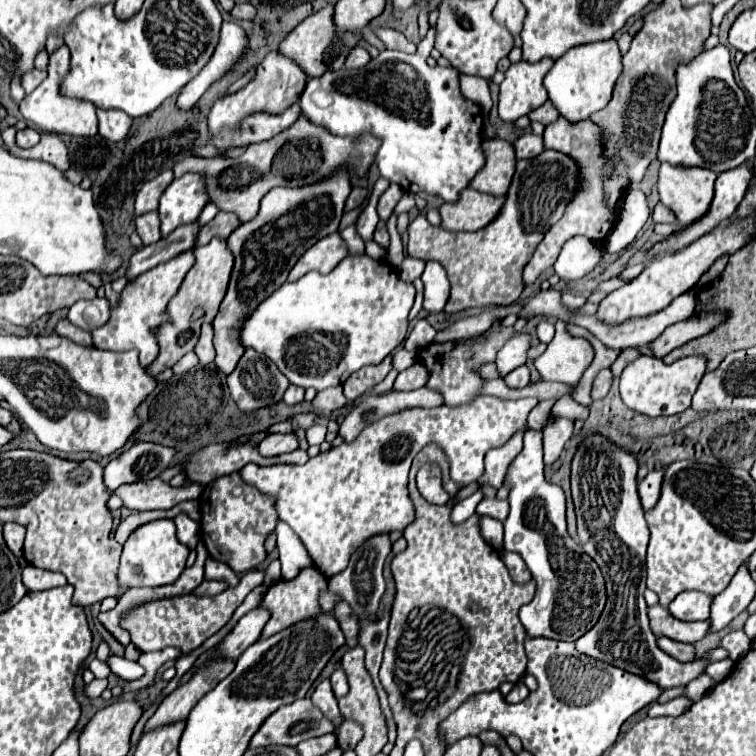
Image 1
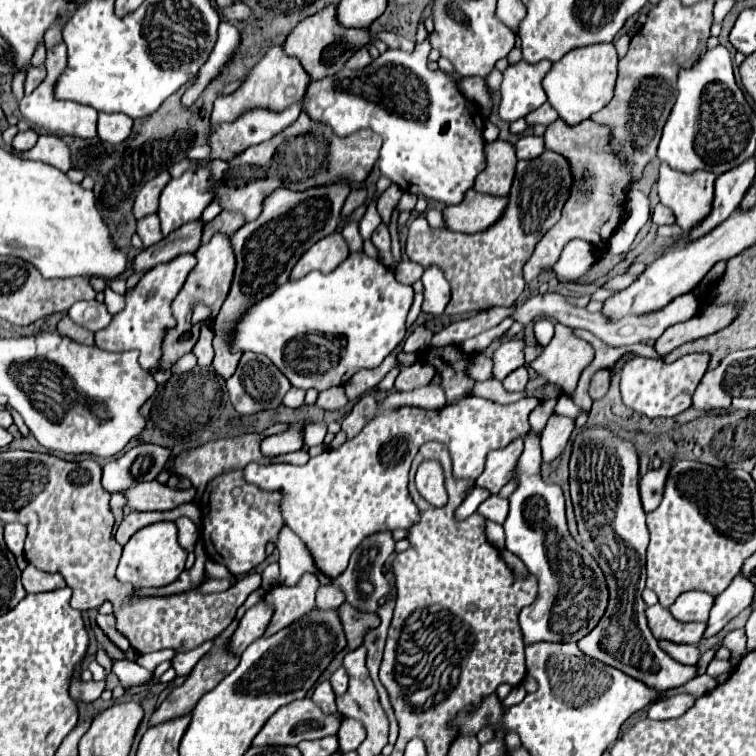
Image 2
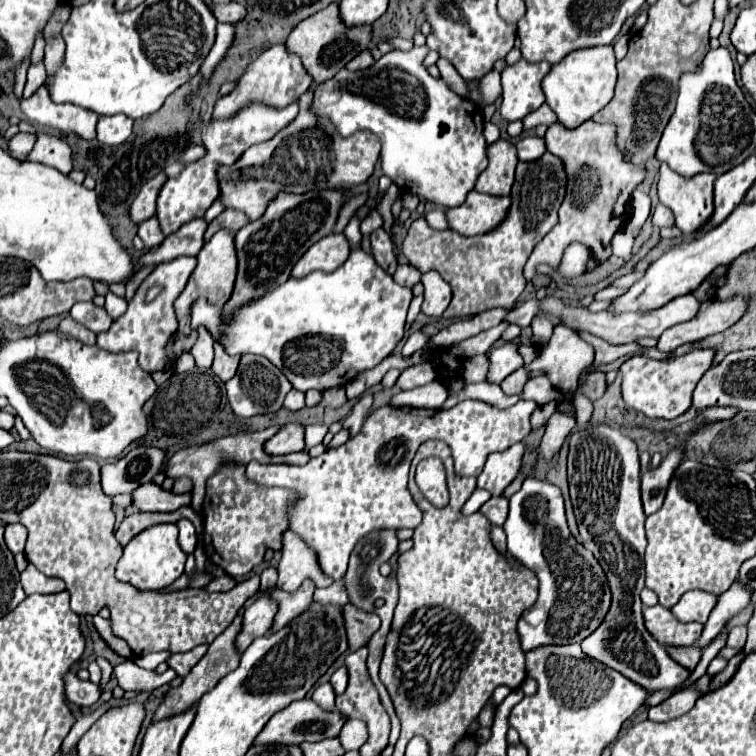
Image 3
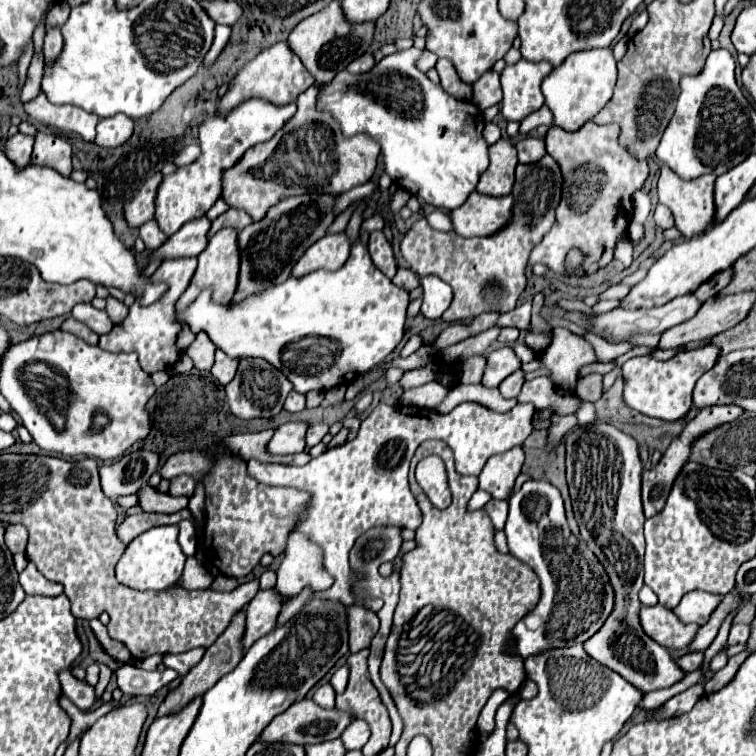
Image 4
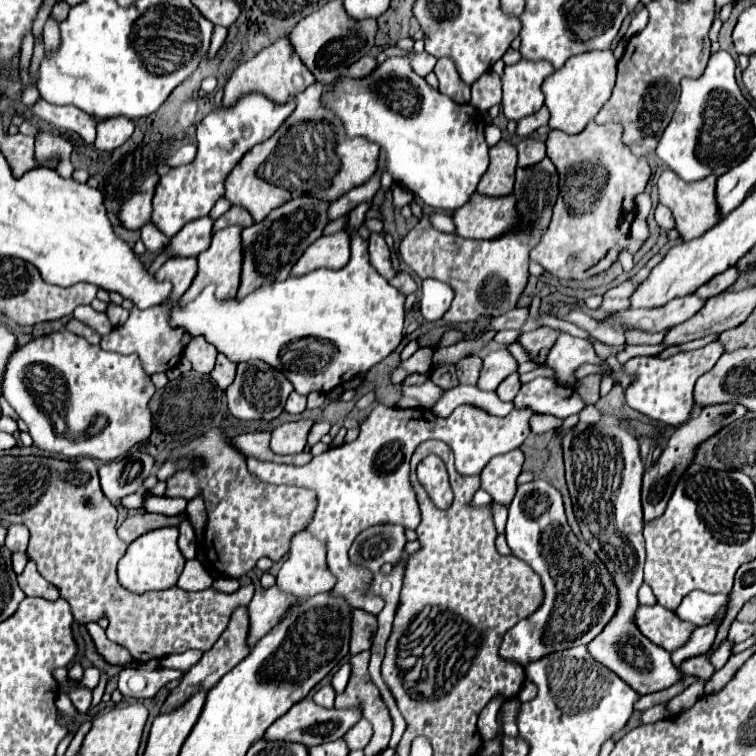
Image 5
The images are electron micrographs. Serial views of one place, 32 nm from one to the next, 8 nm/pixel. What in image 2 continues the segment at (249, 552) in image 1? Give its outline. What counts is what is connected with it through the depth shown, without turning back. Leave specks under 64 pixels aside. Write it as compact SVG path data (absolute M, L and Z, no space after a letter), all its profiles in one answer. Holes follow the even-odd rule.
M242 470L222 472L206 486L200 502L202 510L202 540L210 560L224 564L234 576L244 576L264 562L266 544L276 544L276 536L284 526L280 512L280 492L264 492L244 480Z

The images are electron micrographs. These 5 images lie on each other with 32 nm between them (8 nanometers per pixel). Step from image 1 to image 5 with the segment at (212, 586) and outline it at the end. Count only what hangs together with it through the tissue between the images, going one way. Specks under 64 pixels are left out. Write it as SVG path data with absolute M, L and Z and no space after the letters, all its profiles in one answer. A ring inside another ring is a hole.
M222 576L222 578L218 578L218 580L214 582L214 588L220 592L226 592L226 594L232 594L232 592L236 592L236 590L240 588L240 582L238 582L236 578L226 578L226 576Z

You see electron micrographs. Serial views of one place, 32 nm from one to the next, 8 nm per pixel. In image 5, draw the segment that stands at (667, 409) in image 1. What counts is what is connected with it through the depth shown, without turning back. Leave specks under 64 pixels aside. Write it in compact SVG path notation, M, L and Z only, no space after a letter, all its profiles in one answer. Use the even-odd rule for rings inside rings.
M716 342L690 350L690 352L678 352L670 358L658 358L658 356L634 357L623 368L626 373L636 377L631 387L624 392L626 404L652 420L666 424L666 426L680 426L684 424L694 408L694 384L698 376L706 374L718 358L724 354L724 346Z

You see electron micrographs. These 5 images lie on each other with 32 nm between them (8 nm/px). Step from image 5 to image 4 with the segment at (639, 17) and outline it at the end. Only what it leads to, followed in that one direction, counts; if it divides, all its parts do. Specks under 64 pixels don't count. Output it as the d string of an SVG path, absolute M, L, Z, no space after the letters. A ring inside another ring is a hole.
M643 10L635 15L631 27L627 33L628 37L633 36L636 32L642 30L649 20L649 15L647 10Z

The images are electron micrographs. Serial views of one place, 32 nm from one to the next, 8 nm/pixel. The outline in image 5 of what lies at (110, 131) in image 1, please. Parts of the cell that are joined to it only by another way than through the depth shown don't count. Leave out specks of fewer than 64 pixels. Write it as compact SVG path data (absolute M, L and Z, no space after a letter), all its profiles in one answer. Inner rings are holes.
M116 116L110 118L106 122L98 124L98 136L94 146L98 150L114 150L118 146L122 146L134 132L134 122L124 118L124 116Z

